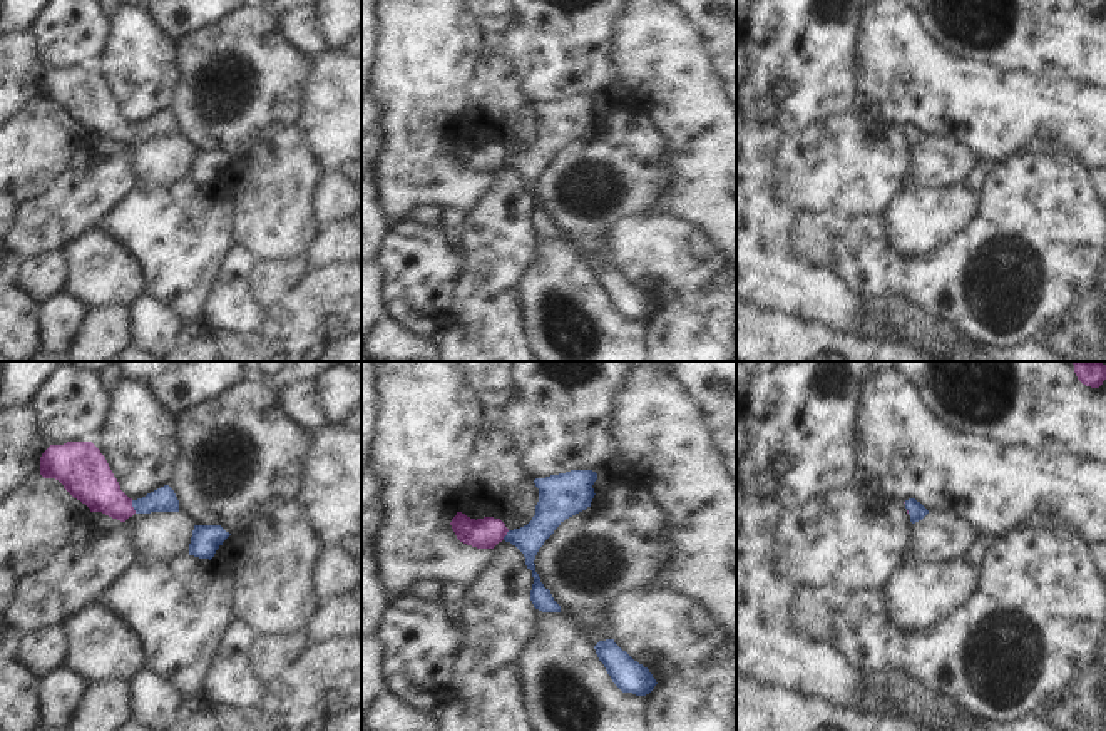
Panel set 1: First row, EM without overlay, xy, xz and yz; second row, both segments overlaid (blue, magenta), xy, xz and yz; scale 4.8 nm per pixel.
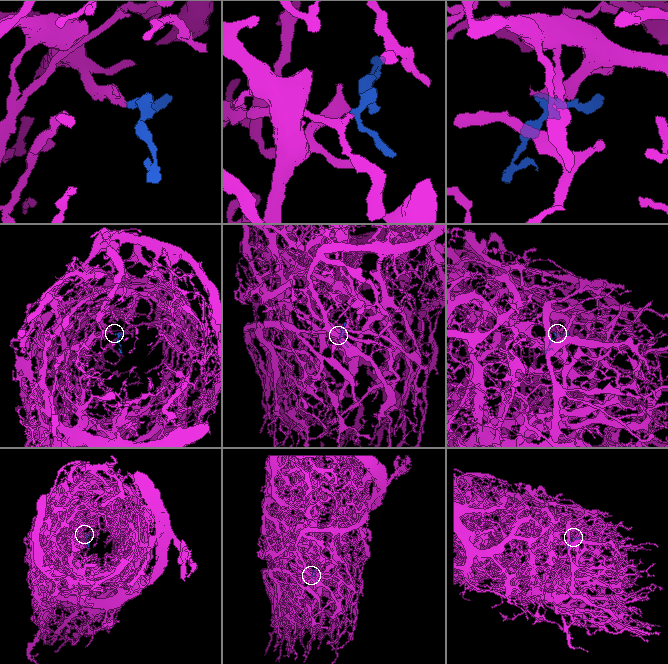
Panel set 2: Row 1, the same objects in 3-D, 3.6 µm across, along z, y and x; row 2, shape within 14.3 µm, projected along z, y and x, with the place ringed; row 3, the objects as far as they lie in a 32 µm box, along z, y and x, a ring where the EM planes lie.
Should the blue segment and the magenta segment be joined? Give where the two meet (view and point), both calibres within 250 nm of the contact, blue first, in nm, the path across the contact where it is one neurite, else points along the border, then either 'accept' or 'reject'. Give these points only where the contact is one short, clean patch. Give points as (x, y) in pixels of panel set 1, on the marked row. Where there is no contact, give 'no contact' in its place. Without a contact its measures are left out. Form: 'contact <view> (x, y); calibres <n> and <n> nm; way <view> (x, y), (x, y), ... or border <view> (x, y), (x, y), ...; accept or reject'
contact xy (133, 506); calibres 120 and 220 nm; way xy (163, 499), (144, 506), (133, 506), (117, 506), (89, 479); accept

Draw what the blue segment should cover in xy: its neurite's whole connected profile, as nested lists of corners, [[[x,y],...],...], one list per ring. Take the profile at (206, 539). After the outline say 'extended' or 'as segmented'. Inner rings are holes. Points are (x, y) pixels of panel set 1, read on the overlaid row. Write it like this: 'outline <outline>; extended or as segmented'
outline [[[194,525],[189,555],[211,560],[229,535],[221,525]]]; as segmented

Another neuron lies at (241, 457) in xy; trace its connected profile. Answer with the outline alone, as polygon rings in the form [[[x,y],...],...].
[[[243,380],[177,417],[181,457],[169,487],[194,525],[221,525],[236,534],[284,502],[296,502],[310,435],[284,415],[278,393]]]

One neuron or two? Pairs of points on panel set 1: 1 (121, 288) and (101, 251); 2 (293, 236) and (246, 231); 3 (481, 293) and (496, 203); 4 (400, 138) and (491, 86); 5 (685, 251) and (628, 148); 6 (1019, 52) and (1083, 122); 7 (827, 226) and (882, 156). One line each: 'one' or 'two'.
1: one
2: one
3: one
4: two
5: two
6: two
7: two

